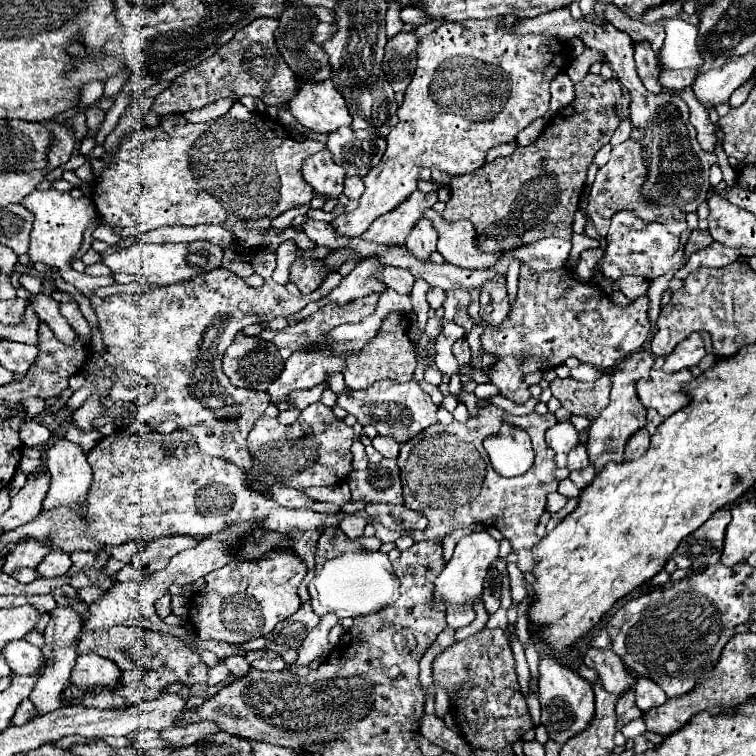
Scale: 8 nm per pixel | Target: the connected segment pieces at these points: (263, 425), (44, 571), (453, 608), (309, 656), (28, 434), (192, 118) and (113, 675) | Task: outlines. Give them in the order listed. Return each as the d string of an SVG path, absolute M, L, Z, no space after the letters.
M315 402L311 404L309 408L305 408L299 416L297 422L293 424L279 424L277 418L265 418L261 416L257 422L255 422L255 428L249 432L249 438L247 438L247 446L251 450L251 476L245 474L245 482L251 490L263 494L265 498L271 496L271 488L275 484L285 484L285 486L291 486L291 488L297 488L301 492L305 492L309 486L333 486L337 482L343 482L349 472L353 470L351 468L351 428L335 418L335 414L331 412L329 406L321 404L321 402Z
M53 550L49 552L41 564L35 568L39 572L41 578L55 578L55 576L63 576L67 574L71 568L71 558L67 552L59 552L59 550Z
M450 604L446 608L447 627L457 630L475 619L475 611L471 606Z
M323 616L321 622L307 634L305 642L297 650L297 660L293 662L295 666L309 666L309 662L329 656L331 654L331 644L327 640L329 630L337 624L335 616Z
M31 422L27 424L27 428L23 430L21 424L21 442L25 446L39 446L39 444L47 444L51 440L51 432L47 426L39 424L39 422Z
M230 98L219 99L204 108L188 111L183 117L189 123L202 123L224 116L235 103Z
M87 652L87 654L77 656L77 662L71 672L71 682L83 690L95 688L95 686L111 688L119 682L119 676L121 676L121 672L111 660L95 654L95 652Z

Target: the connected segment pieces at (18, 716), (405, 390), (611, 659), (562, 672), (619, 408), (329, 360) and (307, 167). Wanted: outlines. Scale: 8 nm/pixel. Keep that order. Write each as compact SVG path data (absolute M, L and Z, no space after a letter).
M27 698L27 700L23 700L23 704L19 706L19 712L15 712L11 724L13 724L13 726L21 726L21 724L25 724L25 722L37 718L37 716L39 716L39 712L35 710L35 704Z
M379 380L365 390L345 388L341 394L337 394L337 406L347 410L347 414L353 414L359 424L375 424L381 436L391 436L401 444L437 422L437 406L431 402L431 396L419 388L415 380L405 384L399 384L395 380Z
M587 648L585 664L597 670L603 686L613 694L621 694L623 690L627 690L627 686L635 684L635 680L627 674L621 658L615 656L615 652L611 650Z
M555 656L539 658L539 702L541 702L541 724L547 728L549 738L559 744L565 744L571 736L583 730L595 714L591 684L575 670L559 664Z
M639 350L613 366L611 402L599 414L599 418L591 422L591 426L587 430L587 454L589 454L589 464L595 468L595 476L599 476L601 470L605 468L605 464L609 464L609 462L621 464L625 460L623 450L625 450L627 440L645 426L645 408L643 408L643 404L639 404L639 398L635 396L635 382L641 380L643 376L649 376L649 372L653 368L653 360L655 360L653 354Z
M293 352L285 362L281 376L267 388L273 406L287 404L291 392L307 390L325 382L329 372L341 372L345 368L341 356L331 356L327 352Z
M323 150L305 160L303 178L315 194L323 196L325 200L337 200L337 196L343 192L345 168L339 168L331 160L329 150Z

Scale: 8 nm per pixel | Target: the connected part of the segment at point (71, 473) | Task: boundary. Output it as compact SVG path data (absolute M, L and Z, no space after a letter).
M59 438L45 454L51 472L51 488L43 500L43 510L81 504L91 484L91 466L83 448L67 438Z

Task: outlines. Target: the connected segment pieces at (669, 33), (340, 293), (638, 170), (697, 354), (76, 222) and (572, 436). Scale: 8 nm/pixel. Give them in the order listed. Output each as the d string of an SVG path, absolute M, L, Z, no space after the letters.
M661 18L661 28L665 30L665 42L659 50L659 68L677 70L677 68L697 68L703 64L697 48L697 28L683 22L681 18Z
M365 258L363 262L357 264L357 268L349 276L345 276L341 280L341 284L329 296L325 296L325 298L321 298L317 302L307 304L301 312L291 316L289 322L297 324L297 322L305 320L309 314L317 312L321 306L325 306L329 302L333 302L333 304L347 304L347 302L351 302L351 300L355 300L359 296L365 296L367 292L373 292L373 290L375 292L383 292L383 290L387 290L387 286L375 278L379 268L381 270L385 268L385 264L379 258Z
M633 138L625 140L623 144L619 144L619 146L615 146L615 148L611 150L609 162L607 162L603 168L599 168L597 178L595 178L593 186L591 186L589 208L587 208L587 214L589 214L589 218L593 220L599 238L605 238L613 214L617 214L617 212L621 212L621 210L629 210L629 212L633 212L637 218L643 218L643 220L647 220L647 222L659 222L659 224L663 224L673 236L681 236L681 234L687 230L687 222L685 222L683 212L679 212L677 208L659 208L659 206L647 204L647 202L643 200L643 196L641 196L641 186L643 186L643 180L645 180L645 178L647 178L647 168L645 168L643 158L639 156L639 144L635 144Z
M693 332L689 338L679 342L675 346L675 350L665 358L663 370L665 372L679 372L683 368L691 368L691 366L701 362L703 354L705 354L703 340L701 340L701 336L697 332Z
M49 188L49 190L35 190L33 194L27 195L22 200L22 205L35 216L27 252L33 263L43 262L49 268L55 268L57 272L61 272L65 282L75 286L85 298L93 298L97 288L117 284L113 276L87 276L87 274L81 274L71 268L71 260L83 244L83 232L87 230L87 226L91 222L95 222L99 218L95 204L89 198L85 198L85 196L73 198L69 192Z
M557 422L545 432L545 440L555 452L569 452L579 442L579 434L569 422Z

